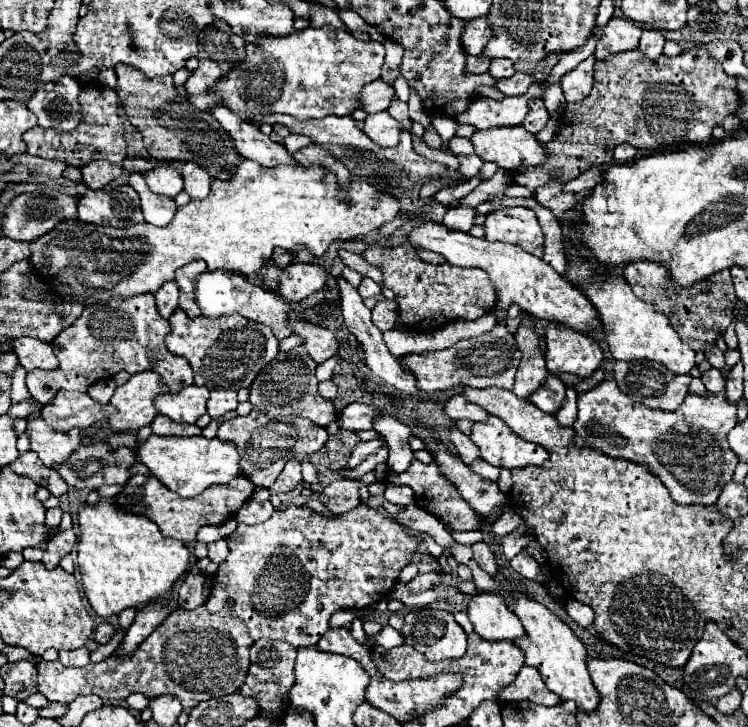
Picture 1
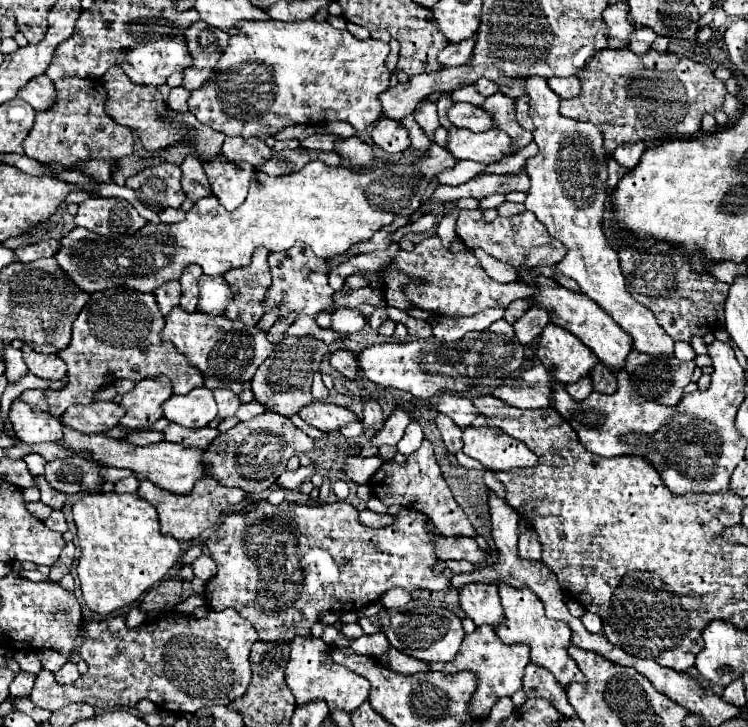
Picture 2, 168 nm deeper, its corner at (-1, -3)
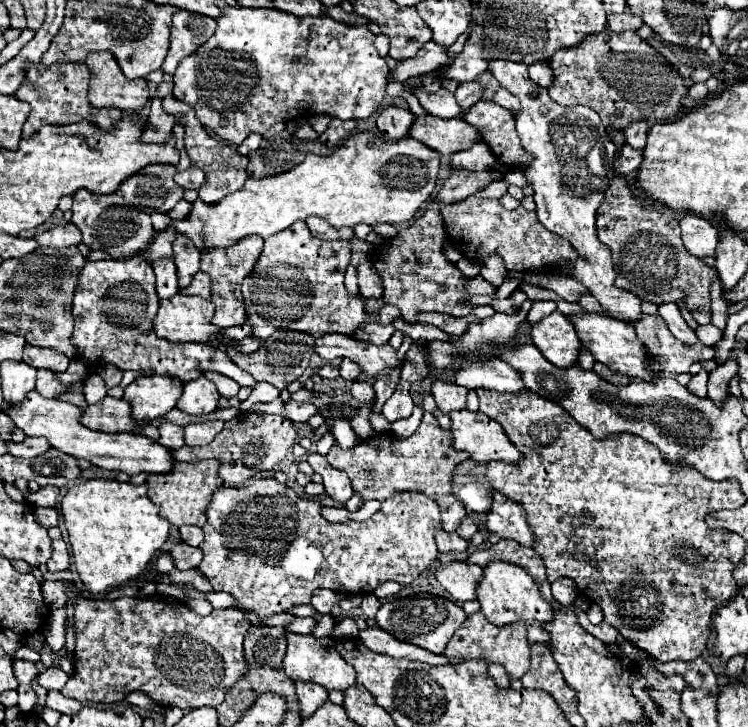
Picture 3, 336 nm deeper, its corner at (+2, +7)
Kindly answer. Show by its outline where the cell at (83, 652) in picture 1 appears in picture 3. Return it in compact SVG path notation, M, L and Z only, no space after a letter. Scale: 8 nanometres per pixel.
M58 666L48 668L46 672L38 674L38 678L36 678L36 682L42 688L46 688L46 690L62 690L62 686L66 684L66 680L68 680L68 674L62 672Z

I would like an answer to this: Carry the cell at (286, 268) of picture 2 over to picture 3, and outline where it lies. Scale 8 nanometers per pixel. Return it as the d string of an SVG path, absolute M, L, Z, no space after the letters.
M294 222L282 234L268 236L258 262L242 282L246 320L252 326L250 336L266 340L274 330L298 330L314 338L328 332L354 338L354 332L366 320L366 302L362 296L350 296L344 286L350 254L350 242L324 242L314 238L306 222Z

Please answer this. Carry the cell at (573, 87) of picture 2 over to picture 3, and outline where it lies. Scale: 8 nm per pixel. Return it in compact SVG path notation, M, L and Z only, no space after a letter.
M534 62L534 64L530 64L528 66L528 76L530 76L532 82L536 82L538 86L544 86L544 88L548 88L550 82L554 80L552 70L548 68L548 62Z

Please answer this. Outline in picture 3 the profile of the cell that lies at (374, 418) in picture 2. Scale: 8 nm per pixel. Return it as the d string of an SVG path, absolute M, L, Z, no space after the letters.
M358 380L352 384L350 394L360 402L360 404L372 404L374 402L374 388L366 380Z

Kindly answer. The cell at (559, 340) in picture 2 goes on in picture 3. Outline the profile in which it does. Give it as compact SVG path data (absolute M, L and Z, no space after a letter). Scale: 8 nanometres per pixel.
M554 310L550 316L544 316L536 324L532 324L532 342L544 354L548 362L558 368L572 366L580 352L580 340L572 322Z

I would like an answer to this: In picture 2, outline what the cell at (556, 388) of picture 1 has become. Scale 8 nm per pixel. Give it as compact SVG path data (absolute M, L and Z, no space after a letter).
M533 366L513 380L497 386L493 396L507 400L515 408L549 408L553 398L553 380L543 366Z

